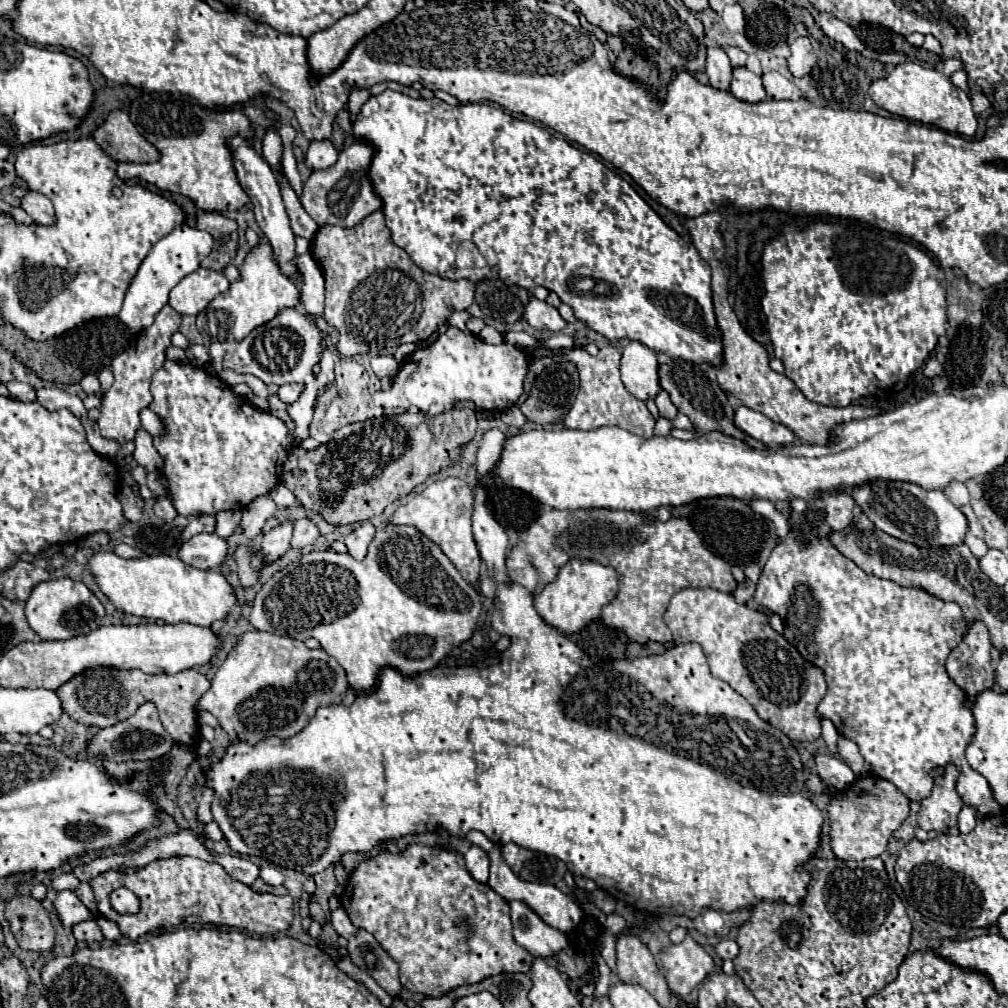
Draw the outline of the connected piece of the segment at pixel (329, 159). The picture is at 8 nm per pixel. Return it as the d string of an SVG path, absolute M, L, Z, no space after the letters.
M320 140L320 142L310 142L310 148L306 152L306 166L314 170L326 170L338 160L338 150L332 146L330 140Z

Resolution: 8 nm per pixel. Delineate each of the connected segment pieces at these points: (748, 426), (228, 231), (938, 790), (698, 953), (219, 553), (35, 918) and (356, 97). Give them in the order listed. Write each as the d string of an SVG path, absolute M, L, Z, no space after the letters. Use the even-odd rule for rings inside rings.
M740 406L734 412L734 426L738 426L744 434L764 442L766 446L782 446L796 442L796 436L786 426L776 424L762 412L750 410L746 406Z
M198 214L198 230L206 230L214 238L214 250L200 262L202 268L224 270L238 250L238 226L234 220L222 214Z
M948 764L944 768L944 776L934 780L934 790L930 798L922 800L922 808L918 812L918 824L924 830L944 832L956 826L958 812L964 808L962 796L956 792L958 768Z
M690 936L678 946L670 944L660 958L666 970L668 988L680 998L688 996L714 970L714 960Z
M196 534L190 540L186 540L180 550L178 550L178 558L194 568L202 568L202 570L212 570L222 566L224 558L226 558L228 546L226 540L218 538L216 534Z
M16 894L6 902L6 920L22 950L48 952L54 946L56 930L48 910L30 894Z
M352 89L349 94L348 110L350 112L350 121L356 120L357 114L362 106L369 100L371 94L367 89Z

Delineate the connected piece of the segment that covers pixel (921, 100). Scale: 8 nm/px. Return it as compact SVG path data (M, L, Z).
M948 60L940 70L922 68L914 62L902 62L894 68L894 72L882 80L876 80L870 84L870 98L876 102L876 106L888 110L894 116L922 122L926 126L936 126L946 132L956 132L960 136L972 138L976 134L978 122L972 110L970 96L962 90L958 90L950 82L952 66L962 66L960 60Z

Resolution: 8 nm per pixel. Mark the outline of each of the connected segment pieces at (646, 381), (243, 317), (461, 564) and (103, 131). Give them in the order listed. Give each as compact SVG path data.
M630 342L622 352L622 384L640 400L654 398L660 392L658 366L658 352L642 342Z
M266 240L258 242L244 258L240 268L240 278L230 284L230 290L222 296L214 298L206 310L202 310L196 318L198 332L208 342L222 342L222 340L242 340L254 328L270 322L278 312L284 308L296 308L300 304L300 290L298 284L282 274L274 252Z
M444 478L436 480L434 484L426 486L420 494L416 494L406 506L400 506L394 516L390 518L392 524L414 524L424 536L436 542L442 552L452 560L458 572L474 584L478 580L480 570L480 554L470 530L470 518L474 510L474 492L472 488L460 478Z
M114 110L108 114L102 126L94 130L94 140L116 160L116 162L156 162L160 158L158 150L144 140L128 114Z

